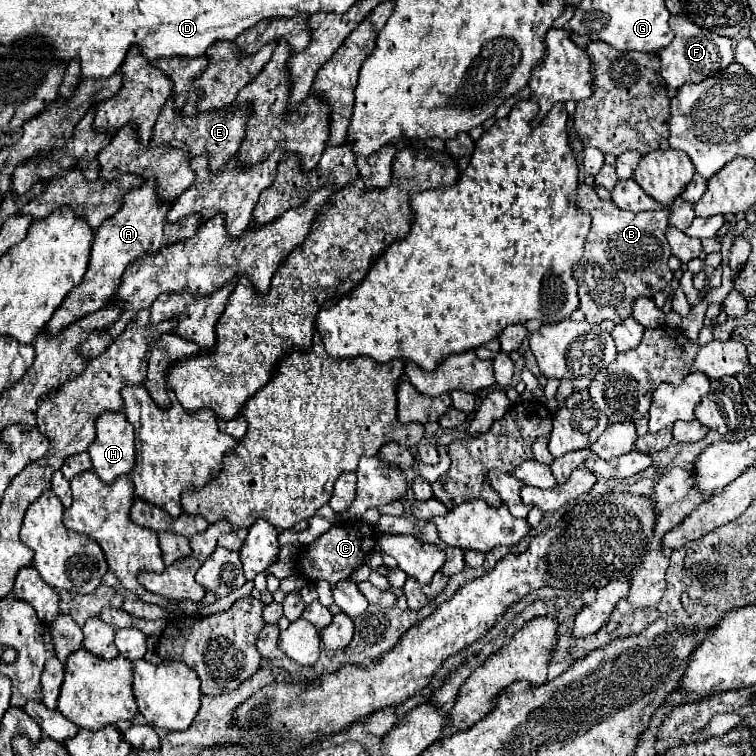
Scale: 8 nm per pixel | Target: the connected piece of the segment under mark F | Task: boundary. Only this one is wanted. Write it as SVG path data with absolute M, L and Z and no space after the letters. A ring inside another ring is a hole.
M672 15L668 23L674 31L674 39L668 47L664 47L658 53L658 57L662 61L660 75L666 83L666 87L678 89L684 83L700 83L700 81L704 81L704 77L714 77L726 65L730 65L730 61L734 61L732 43L730 43L728 37L708 33L708 29L700 29L696 23L692 23L684 15Z

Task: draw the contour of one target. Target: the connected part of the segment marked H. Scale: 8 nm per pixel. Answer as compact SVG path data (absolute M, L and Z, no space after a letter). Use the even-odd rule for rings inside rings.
M104 411L96 419L96 439L88 449L94 473L112 483L134 467L134 429L124 413Z

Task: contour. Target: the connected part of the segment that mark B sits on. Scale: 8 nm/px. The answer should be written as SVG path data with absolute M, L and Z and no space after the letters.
M586 183L578 185L576 205L580 211L592 215L584 257L574 267L580 309L586 313L590 323L602 323L606 319L620 323L632 315L632 305L640 295L654 297L658 291L668 287L668 281L672 281L672 271L666 265L672 253L664 237L664 229L668 227L668 209L642 213L622 211L612 201L600 199L596 189Z

